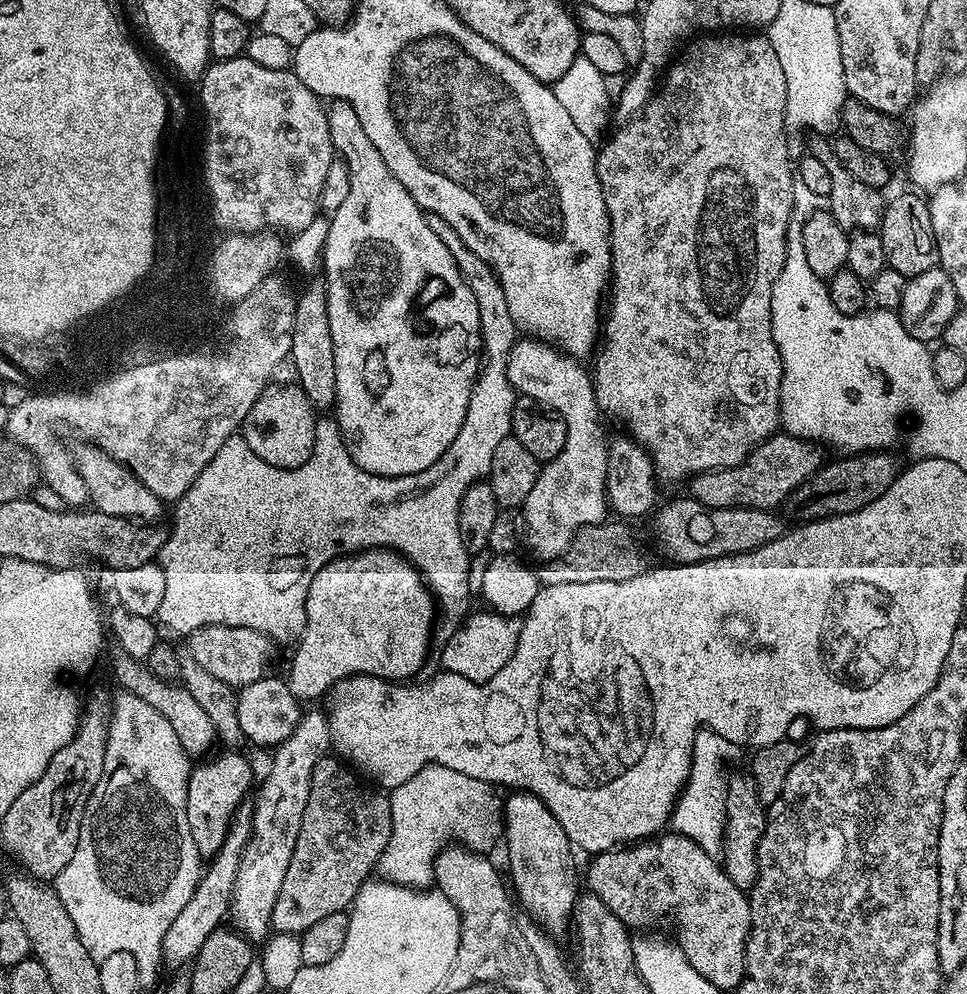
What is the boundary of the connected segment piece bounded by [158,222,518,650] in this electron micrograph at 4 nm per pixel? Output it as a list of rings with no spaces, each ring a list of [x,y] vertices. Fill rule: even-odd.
[[[440,222],[435,225],[438,238],[442,238],[444,243],[452,252],[454,262],[458,266],[458,270],[463,274],[466,286],[470,286],[470,294],[474,294],[474,302],[478,302],[478,322],[480,323],[480,342],[482,345],[482,367],[480,373],[476,375],[476,381],[472,387],[470,394],[470,402],[466,410],[466,418],[462,422],[462,426],[458,430],[458,438],[454,438],[454,442],[450,442],[450,446],[446,450],[446,454],[442,454],[442,458],[438,458],[438,462],[434,462],[426,470],[422,470],[418,474],[406,474],[405,476],[375,476],[366,470],[362,470],[352,461],[352,456],[348,453],[348,446],[344,442],[344,435],[340,433],[340,425],[335,419],[321,419],[316,425],[316,437],[314,438],[313,453],[310,454],[309,460],[296,469],[276,468],[274,465],[268,464],[262,457],[254,454],[250,450],[250,446],[246,444],[242,435],[237,434],[231,436],[226,443],[218,450],[218,454],[214,454],[214,458],[210,458],[210,462],[202,470],[202,474],[198,474],[198,478],[190,486],[190,490],[186,490],[186,494],[181,500],[175,501],[176,517],[172,520],[172,532],[167,533],[163,546],[160,548],[158,563],[160,569],[163,570],[166,576],[166,594],[162,600],[176,600],[176,608],[194,608],[196,602],[200,602],[200,592],[196,592],[196,588],[190,588],[196,578],[196,570],[202,566],[196,564],[204,564],[208,562],[208,552],[238,552],[242,554],[242,566],[246,566],[244,572],[244,584],[248,590],[246,600],[242,602],[242,618],[236,620],[260,620],[260,632],[263,632],[267,637],[278,640],[289,640],[295,642],[300,639],[302,630],[306,626],[306,594],[310,590],[310,582],[314,582],[314,574],[318,574],[318,570],[322,570],[322,566],[326,566],[329,560],[336,559],[337,556],[359,552],[365,548],[382,548],[389,547],[402,553],[407,559],[411,560],[421,573],[426,577],[427,583],[434,589],[435,595],[439,600],[438,619],[434,625],[434,635],[432,637],[431,647],[439,650],[446,646],[446,642],[456,631],[459,630],[461,624],[464,623],[469,615],[468,609],[468,560],[470,560],[469,552],[462,546],[462,538],[458,534],[458,506],[462,502],[462,498],[466,494],[466,490],[472,484],[477,483],[481,478],[487,477],[488,467],[494,458],[494,449],[497,448],[498,442],[502,442],[502,438],[506,438],[512,430],[512,411],[514,410],[514,402],[518,399],[518,393],[513,388],[510,378],[508,377],[508,355],[512,349],[512,345],[518,339],[518,329],[514,318],[510,318],[510,306],[506,306],[506,294],[502,294],[502,286],[498,282],[498,278],[493,274],[492,268],[482,258],[478,258],[478,254],[474,254],[469,248],[460,241],[458,234],[452,229],[449,224]]]

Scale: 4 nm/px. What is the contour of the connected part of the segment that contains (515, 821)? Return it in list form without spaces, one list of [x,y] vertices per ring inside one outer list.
[[[516,790],[509,796],[512,797],[506,802],[504,800],[502,804],[502,836],[503,839],[508,839],[508,872],[512,875],[511,891],[521,897],[521,902],[531,911],[529,913],[538,921],[541,928],[553,937],[560,938],[564,931],[566,933],[569,931],[572,911],[578,895],[576,860],[572,857],[574,845],[568,841],[566,830],[562,830],[562,822],[554,818],[554,814],[543,804],[539,796],[527,790]]]

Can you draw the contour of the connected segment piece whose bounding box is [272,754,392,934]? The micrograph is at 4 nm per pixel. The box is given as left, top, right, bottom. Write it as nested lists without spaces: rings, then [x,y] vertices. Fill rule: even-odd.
[[[326,754],[314,766],[310,778],[310,798],[306,798],[306,810],[302,814],[298,842],[294,842],[294,854],[290,854],[290,866],[286,866],[286,878],[282,878],[278,902],[274,902],[273,933],[301,934],[313,926],[314,922],[321,921],[330,914],[351,909],[358,890],[363,884],[367,884],[373,875],[380,855],[390,841],[391,802],[383,791],[367,783],[360,784],[359,779],[361,780],[361,777],[347,763],[341,762],[332,754]]]

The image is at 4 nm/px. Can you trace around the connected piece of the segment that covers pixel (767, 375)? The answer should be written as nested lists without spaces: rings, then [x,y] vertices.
[[[704,34],[693,39],[671,61],[658,91],[642,111],[621,123],[620,129],[613,136],[611,133],[597,151],[598,182],[602,186],[602,198],[608,211],[612,271],[606,319],[602,324],[602,347],[595,353],[596,369],[593,367],[590,375],[596,385],[596,405],[601,413],[608,415],[609,412],[628,427],[627,435],[648,453],[655,464],[655,475],[661,481],[687,481],[698,472],[716,472],[719,468],[738,466],[759,444],[775,436],[781,427],[782,358],[772,333],[770,302],[774,282],[778,274],[782,274],[782,266],[786,262],[788,229],[793,223],[792,203],[798,193],[794,183],[794,160],[788,157],[789,129],[786,127],[785,110],[786,74],[782,74],[782,62],[778,62],[778,54],[774,54],[774,46],[767,35]]]

